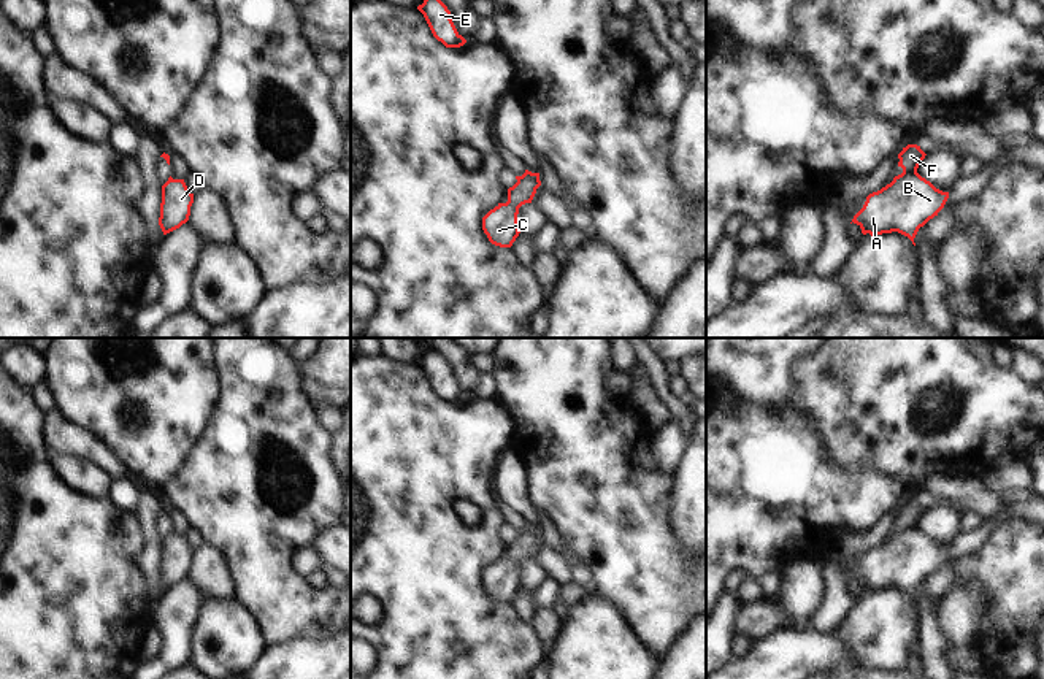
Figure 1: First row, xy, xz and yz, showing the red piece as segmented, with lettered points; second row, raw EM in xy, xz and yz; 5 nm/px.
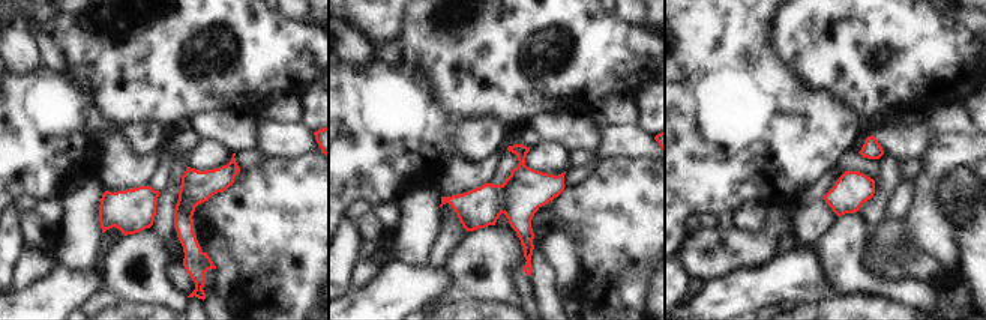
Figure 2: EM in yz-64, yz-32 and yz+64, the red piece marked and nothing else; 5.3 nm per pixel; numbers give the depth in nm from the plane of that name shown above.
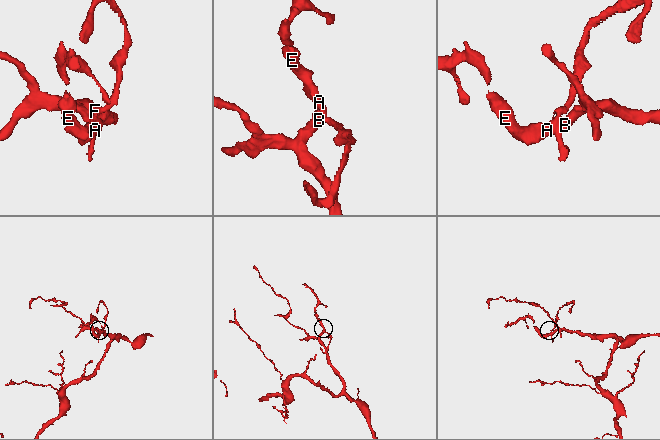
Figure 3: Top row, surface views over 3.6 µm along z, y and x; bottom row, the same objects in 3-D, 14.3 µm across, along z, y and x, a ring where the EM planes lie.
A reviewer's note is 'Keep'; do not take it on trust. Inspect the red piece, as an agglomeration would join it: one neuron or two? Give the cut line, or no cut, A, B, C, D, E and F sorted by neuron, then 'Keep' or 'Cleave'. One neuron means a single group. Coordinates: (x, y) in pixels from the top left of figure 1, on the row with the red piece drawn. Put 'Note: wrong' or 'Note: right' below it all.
Split along yz (916, 172), (906, 172), (894, 180). Groups: A B C D E / F. Cleave
Note: wrong

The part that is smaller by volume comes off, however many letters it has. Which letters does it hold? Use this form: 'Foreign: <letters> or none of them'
Foreign: F

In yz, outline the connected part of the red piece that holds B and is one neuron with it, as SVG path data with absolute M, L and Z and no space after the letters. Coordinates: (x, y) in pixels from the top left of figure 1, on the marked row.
M904 173L866 197L852 222L871 236L898 232L912 244L920 227L938 216L949 192L936 189L919 173Z

